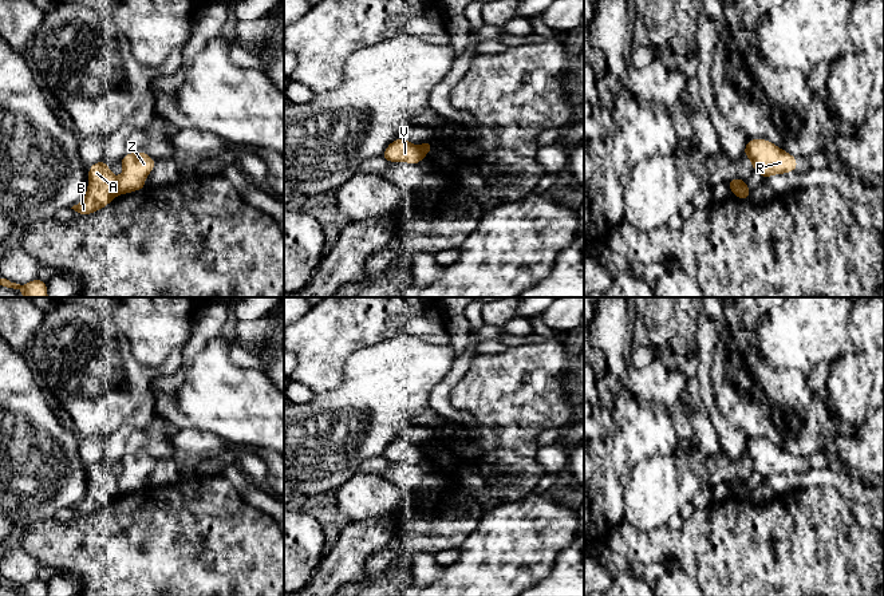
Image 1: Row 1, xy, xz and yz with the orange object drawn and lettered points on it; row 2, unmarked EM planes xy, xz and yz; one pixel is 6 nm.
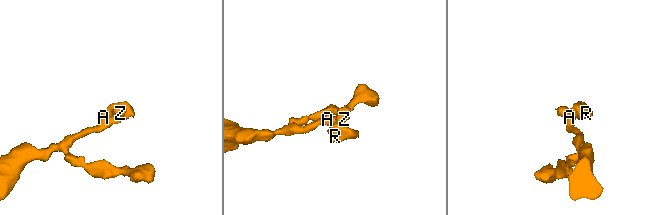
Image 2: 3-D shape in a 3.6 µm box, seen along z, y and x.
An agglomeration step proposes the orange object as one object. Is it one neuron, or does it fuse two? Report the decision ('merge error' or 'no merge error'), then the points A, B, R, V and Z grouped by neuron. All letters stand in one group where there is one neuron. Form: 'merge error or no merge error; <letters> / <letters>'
merge error; A B V / R Z

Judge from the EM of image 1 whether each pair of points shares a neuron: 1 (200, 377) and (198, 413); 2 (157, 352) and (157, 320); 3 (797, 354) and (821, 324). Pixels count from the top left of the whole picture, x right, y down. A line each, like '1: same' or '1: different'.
1: same
2: same
3: same

